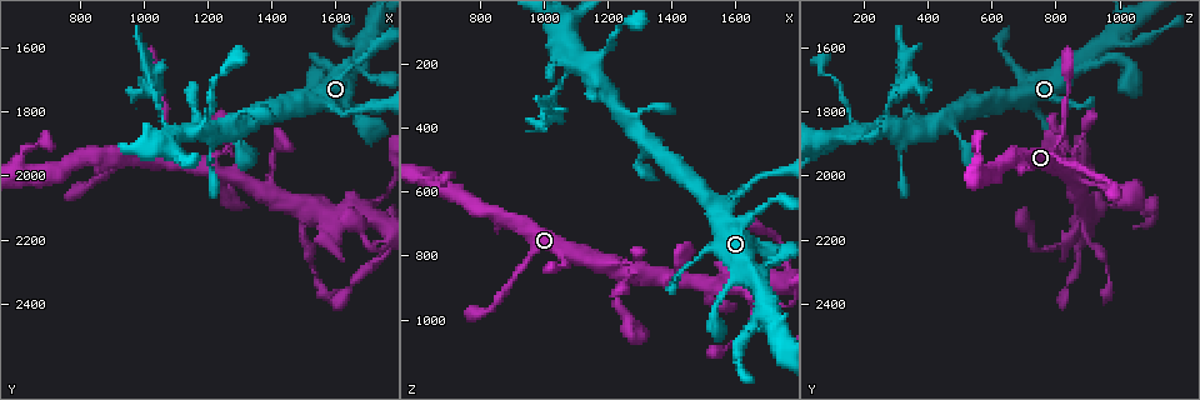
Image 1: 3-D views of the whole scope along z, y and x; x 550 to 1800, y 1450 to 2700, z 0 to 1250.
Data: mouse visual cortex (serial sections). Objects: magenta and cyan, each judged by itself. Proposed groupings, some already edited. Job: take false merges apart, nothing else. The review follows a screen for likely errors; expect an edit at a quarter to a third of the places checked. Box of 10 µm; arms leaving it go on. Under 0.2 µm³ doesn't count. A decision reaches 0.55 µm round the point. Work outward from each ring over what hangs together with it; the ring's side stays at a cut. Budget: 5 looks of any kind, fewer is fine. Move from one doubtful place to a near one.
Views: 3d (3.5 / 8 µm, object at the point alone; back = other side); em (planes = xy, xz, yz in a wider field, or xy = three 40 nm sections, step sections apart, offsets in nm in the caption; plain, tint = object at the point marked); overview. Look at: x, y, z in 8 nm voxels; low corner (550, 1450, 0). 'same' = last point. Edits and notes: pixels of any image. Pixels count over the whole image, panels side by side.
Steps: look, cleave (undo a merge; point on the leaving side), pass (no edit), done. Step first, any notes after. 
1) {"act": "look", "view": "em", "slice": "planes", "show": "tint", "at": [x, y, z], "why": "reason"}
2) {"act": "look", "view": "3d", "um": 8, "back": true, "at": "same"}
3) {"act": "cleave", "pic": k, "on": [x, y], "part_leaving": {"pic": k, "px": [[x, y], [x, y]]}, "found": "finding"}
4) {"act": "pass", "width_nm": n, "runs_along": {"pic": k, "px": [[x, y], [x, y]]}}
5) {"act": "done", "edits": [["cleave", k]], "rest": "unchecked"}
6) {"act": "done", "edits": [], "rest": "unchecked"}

{"act": "look", "view": "3d", "um": 3.5, "at": [1250, 2010, 860]}

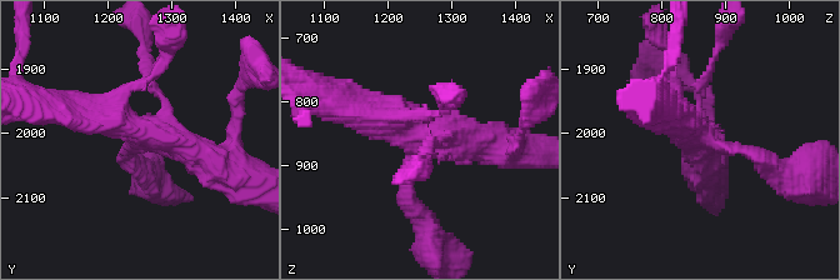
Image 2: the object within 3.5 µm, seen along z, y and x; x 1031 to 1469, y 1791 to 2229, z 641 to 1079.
{"act": "pass", "runs_along": {"pic": 2, "px": [[70, 105], [161, 133], [215, 163]]}, "found": "all the same cell"}

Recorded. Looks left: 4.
{"act": "look", "view": "3d", "um": 3.5, "back": true, "at": [1690, 2100, 930], "why": "three-way junction"}

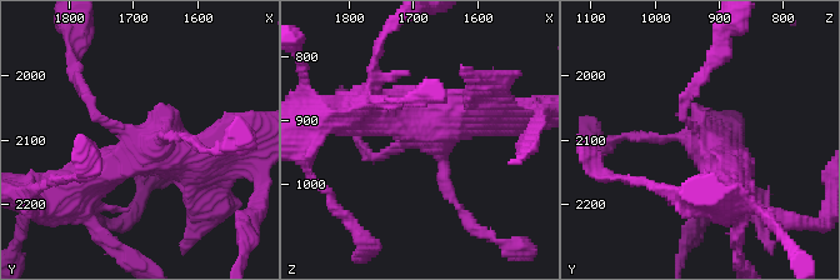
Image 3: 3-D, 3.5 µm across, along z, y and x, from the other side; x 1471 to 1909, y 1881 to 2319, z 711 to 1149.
{"act": "look", "view": "em", "slice": "xy", "step": 5, "show": "tint", "at": [1685, 2110, 920], "why": "shape alone is not enough"}

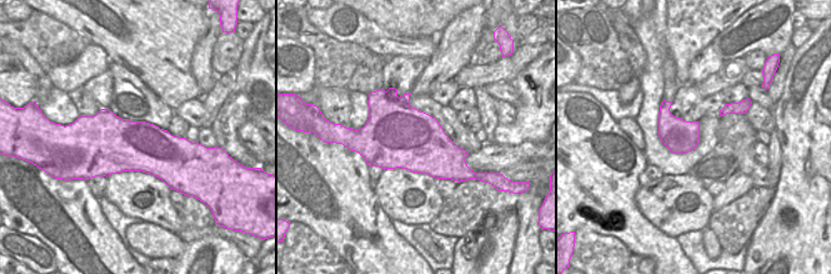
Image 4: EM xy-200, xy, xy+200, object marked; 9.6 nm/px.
{"act": "pass", "runs_along": {"pic": 3, "px": [[230, 144], [141, 151], [88, 190]]}, "found": "continuous, no second cell"}

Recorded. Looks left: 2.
{"act": "done", "edits": [], "rest": "unchecked"}

